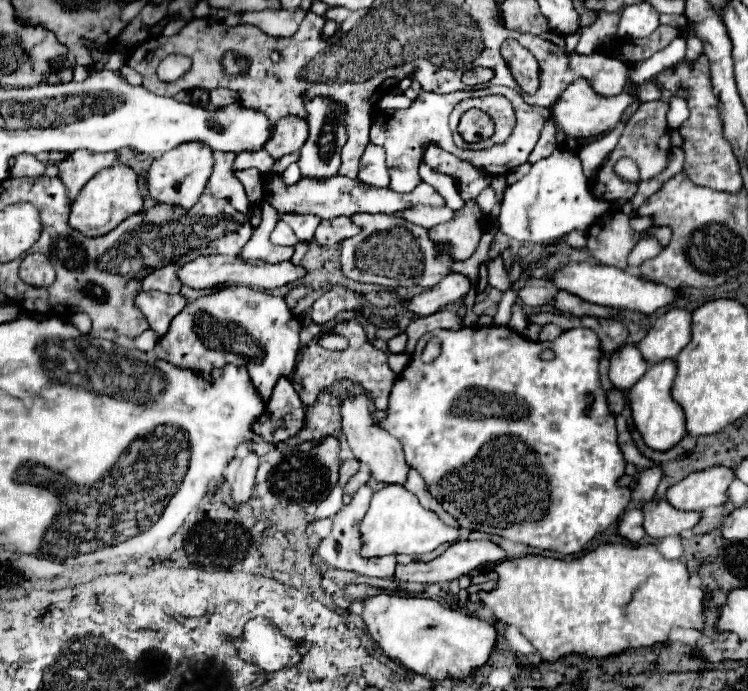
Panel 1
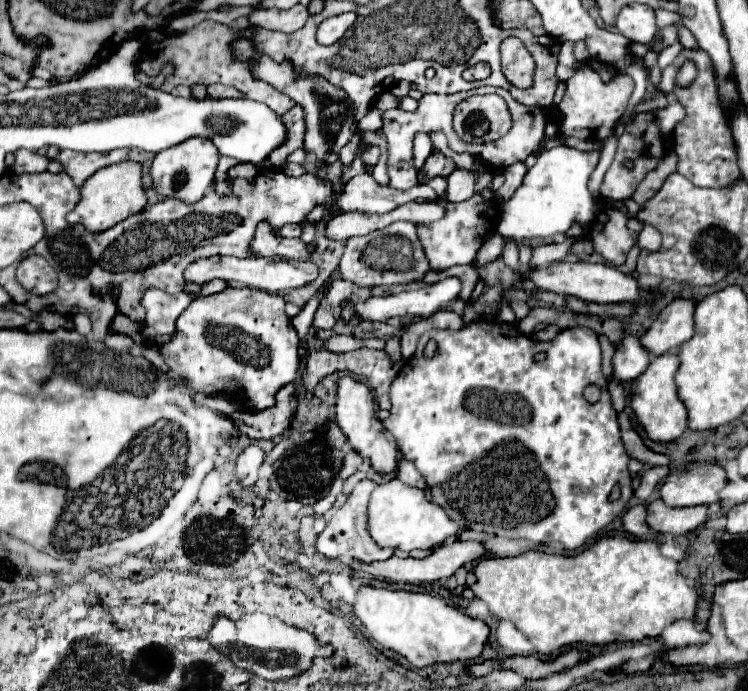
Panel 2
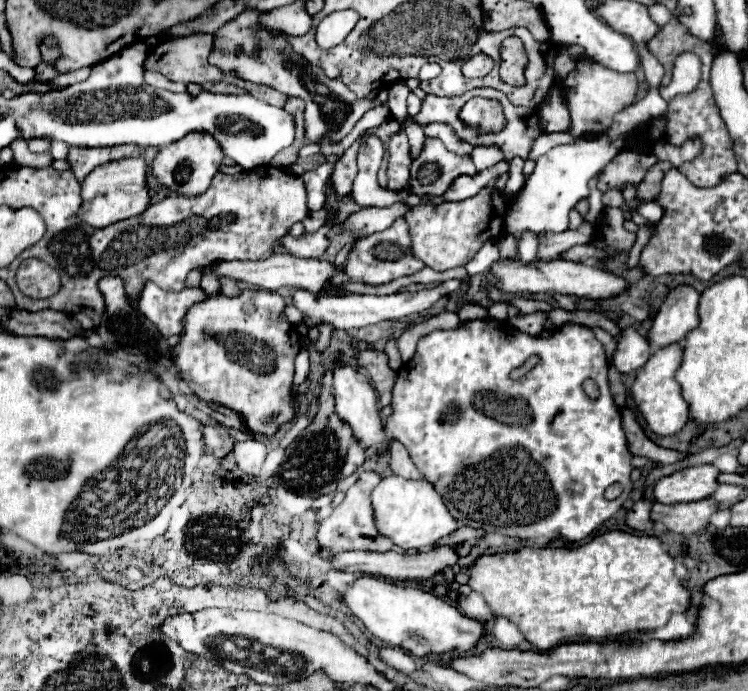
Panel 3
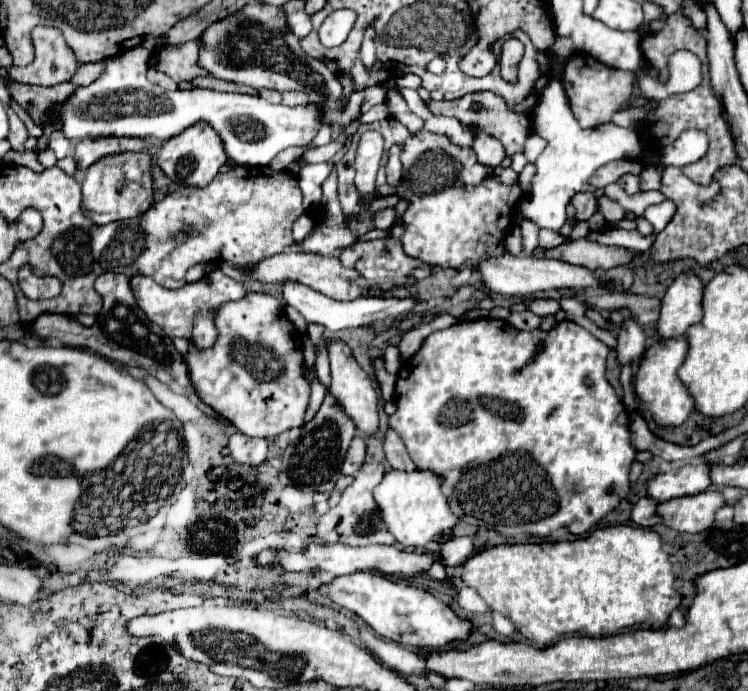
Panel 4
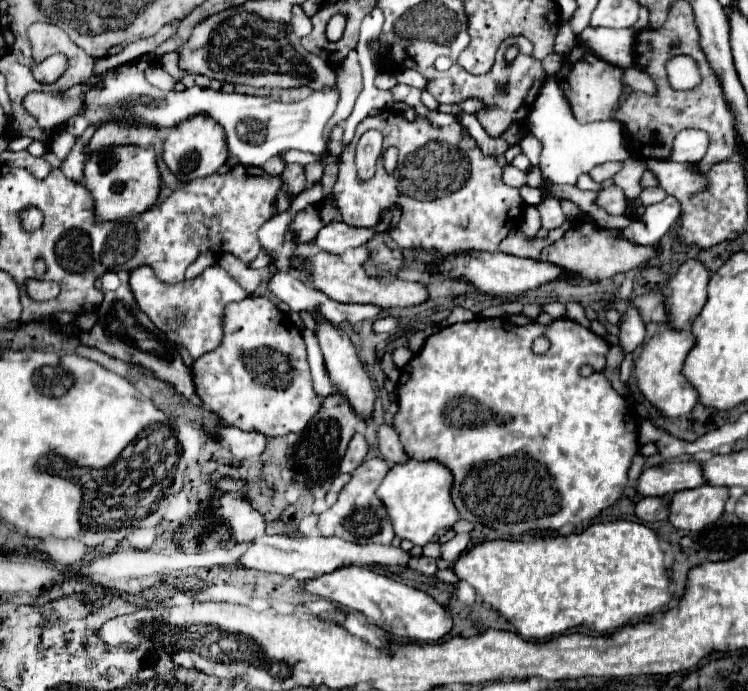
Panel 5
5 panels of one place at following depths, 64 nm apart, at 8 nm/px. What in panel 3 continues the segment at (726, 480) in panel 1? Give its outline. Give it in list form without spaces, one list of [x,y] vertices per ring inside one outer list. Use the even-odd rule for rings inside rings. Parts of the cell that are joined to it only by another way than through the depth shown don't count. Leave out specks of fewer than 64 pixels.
[[[710,464],[684,468],[672,476],[660,478],[654,486],[654,498],[662,504],[682,504],[710,498],[718,488],[718,474],[720,470]]]

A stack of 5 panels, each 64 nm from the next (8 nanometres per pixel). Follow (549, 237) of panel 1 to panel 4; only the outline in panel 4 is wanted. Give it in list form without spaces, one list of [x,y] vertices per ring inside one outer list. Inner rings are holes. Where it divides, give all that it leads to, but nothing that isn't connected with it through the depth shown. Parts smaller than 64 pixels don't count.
[[[550,80],[550,86],[542,90],[542,102],[534,106],[534,134],[548,140],[546,150],[538,156],[536,174],[532,178],[532,194],[522,196],[514,208],[514,224],[520,226],[524,220],[534,222],[538,228],[560,230],[568,216],[566,206],[578,192],[592,192],[588,178],[604,164],[620,158],[636,158],[642,152],[642,140],[636,130],[620,128],[612,122],[596,126],[594,130],[582,130],[574,120],[564,88],[558,80]]]

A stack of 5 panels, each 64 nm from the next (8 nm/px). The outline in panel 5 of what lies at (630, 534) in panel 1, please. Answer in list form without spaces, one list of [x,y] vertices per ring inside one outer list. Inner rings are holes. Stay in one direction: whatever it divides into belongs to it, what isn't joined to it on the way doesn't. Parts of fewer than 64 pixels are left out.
[[[666,496],[666,498],[642,498],[642,500],[636,504],[634,514],[636,514],[642,522],[666,520],[666,516],[668,516],[668,510],[666,510],[668,502],[670,502],[670,496]]]

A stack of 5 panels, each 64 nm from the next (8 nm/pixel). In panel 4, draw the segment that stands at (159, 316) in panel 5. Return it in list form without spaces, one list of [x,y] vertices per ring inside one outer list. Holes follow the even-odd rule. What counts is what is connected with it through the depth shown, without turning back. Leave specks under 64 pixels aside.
[[[220,270],[212,272],[210,284],[202,278],[194,284],[184,284],[178,290],[162,288],[152,278],[138,276],[138,278],[132,278],[132,290],[136,296],[138,308],[144,314],[148,314],[148,318],[152,322],[156,322],[164,330],[164,334],[168,334],[172,338],[174,336],[178,336],[178,338],[190,338],[192,336],[200,348],[212,346],[216,342],[216,336],[218,336],[208,310],[212,306],[220,306],[222,302],[228,302],[228,300],[240,300],[246,294],[238,282],[234,282],[232,278],[226,278],[226,274],[222,274]]]

